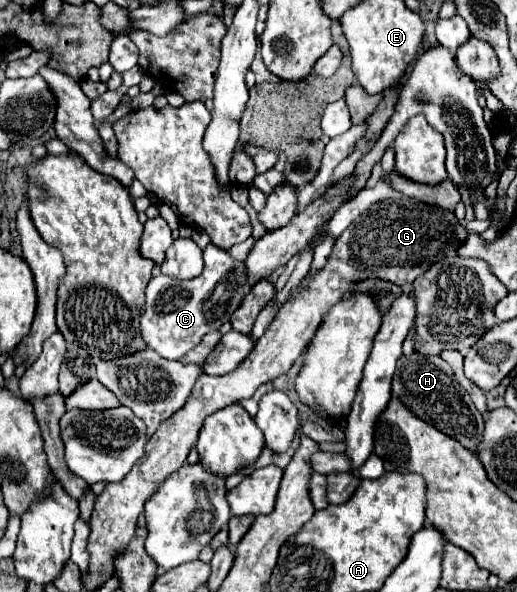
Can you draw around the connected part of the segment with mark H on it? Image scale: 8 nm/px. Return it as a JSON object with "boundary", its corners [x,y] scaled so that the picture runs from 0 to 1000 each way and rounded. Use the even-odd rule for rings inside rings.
{"boundary":[[[807,595],[779,598],[768,611],[768,625],[760,635],[760,669],[787,682],[814,709],[880,740],[911,764],[923,764],[938,723],[934,703],[923,696],[907,666],[880,642],[872,618],[853,601],[818,601]]]}

